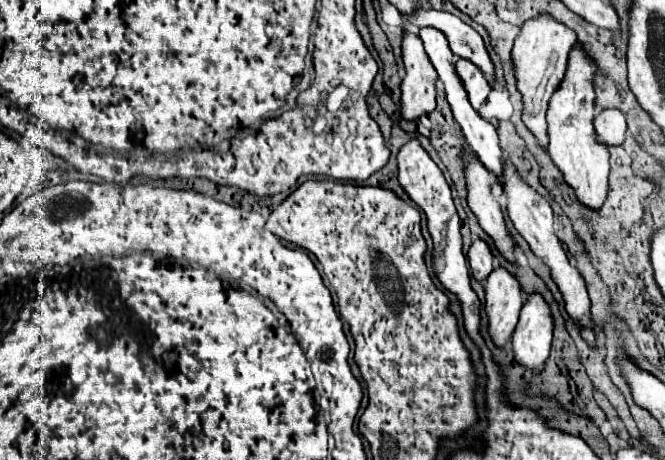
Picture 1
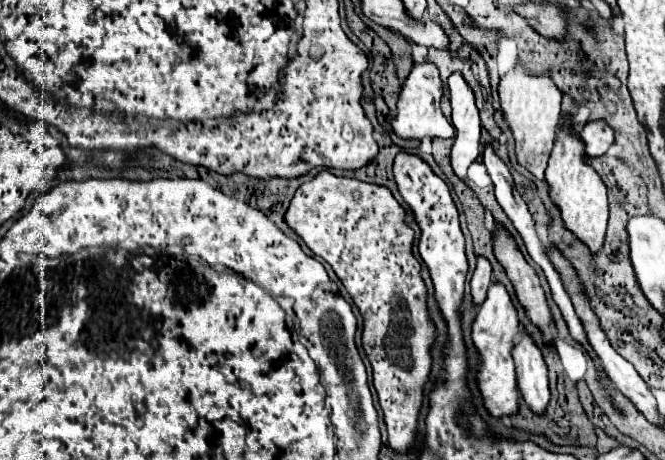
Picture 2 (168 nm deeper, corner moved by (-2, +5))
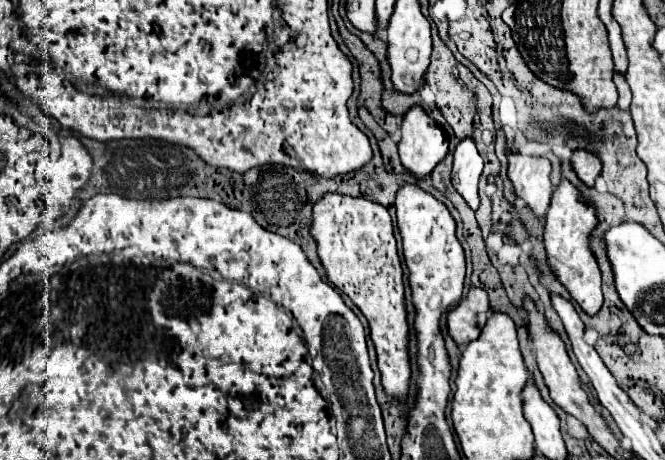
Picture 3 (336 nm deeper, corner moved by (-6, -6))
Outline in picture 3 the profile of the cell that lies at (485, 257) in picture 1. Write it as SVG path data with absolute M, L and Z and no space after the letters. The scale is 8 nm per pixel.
M471 288L465 300L461 300L447 314L447 330L457 346L469 344L479 338L489 314L489 300L483 288Z

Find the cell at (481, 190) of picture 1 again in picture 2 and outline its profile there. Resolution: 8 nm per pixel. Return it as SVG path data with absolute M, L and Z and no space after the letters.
M501 223L495 225L499 225L499 237L493 237L493 253L497 261L505 267L507 277L511 279L521 305L527 309L527 315L537 327L541 327L541 331L545 333L545 341L551 343L553 339L549 333L551 311L547 307L545 293L539 285L539 277L535 269L525 261L515 237Z

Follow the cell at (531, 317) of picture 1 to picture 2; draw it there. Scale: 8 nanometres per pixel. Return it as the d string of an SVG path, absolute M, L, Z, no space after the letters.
M523 331L511 353L517 367L517 383L525 403L531 407L531 411L543 413L549 403L549 369L543 351L537 347L531 333Z

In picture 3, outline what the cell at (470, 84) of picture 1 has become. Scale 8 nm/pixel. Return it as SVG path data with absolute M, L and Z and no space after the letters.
M465 138L455 148L451 180L453 180L453 188L465 198L465 202L473 212L477 212L479 208L477 184L481 172L483 172L483 160L475 148L475 142L471 138Z

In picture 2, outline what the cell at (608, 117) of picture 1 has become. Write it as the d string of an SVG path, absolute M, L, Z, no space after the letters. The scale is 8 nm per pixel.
M587 121L581 131L581 139L585 141L587 155L599 157L605 155L607 149L613 145L615 133L611 131L611 125L607 125L605 121Z

